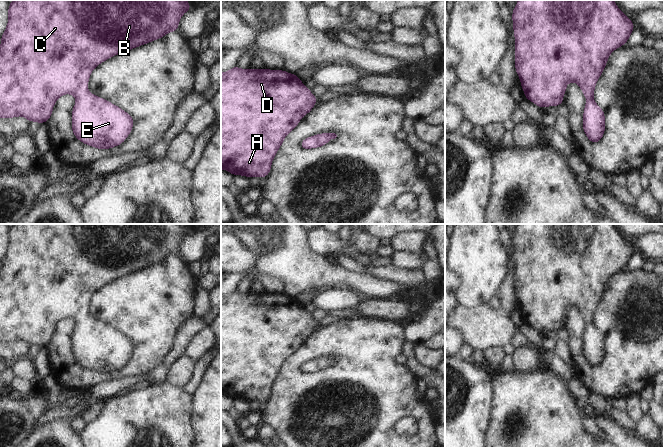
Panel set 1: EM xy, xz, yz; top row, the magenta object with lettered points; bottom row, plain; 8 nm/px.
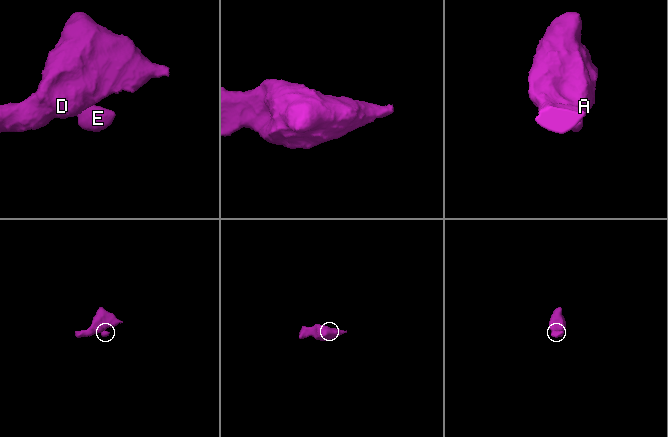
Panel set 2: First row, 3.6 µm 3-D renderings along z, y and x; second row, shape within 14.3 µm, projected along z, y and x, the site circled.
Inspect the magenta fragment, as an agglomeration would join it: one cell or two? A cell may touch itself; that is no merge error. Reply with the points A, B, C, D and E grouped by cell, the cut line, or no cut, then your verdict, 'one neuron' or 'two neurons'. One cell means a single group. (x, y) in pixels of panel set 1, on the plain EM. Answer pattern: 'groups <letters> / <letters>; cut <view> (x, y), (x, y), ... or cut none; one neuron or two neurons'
groups A B C D E; cut none; one neuron

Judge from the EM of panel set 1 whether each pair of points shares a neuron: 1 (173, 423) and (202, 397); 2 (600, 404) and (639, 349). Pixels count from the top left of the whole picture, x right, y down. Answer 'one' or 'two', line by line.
1: two
2: two

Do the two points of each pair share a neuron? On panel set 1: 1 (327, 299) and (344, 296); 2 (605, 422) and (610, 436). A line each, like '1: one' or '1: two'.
1: one
2: one

